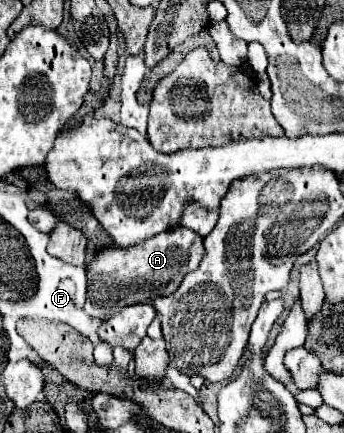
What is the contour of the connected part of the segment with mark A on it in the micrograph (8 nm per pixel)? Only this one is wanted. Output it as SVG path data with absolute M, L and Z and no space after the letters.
M174 228L174 230L166 230L160 236L148 238L146 242L138 242L138 246L130 246L130 248L120 248L120 246L104 246L100 248L94 258L86 264L86 272L88 272L88 298L84 304L84 310L88 314L96 314L98 308L112 308L112 310L120 310L124 306L130 304L144 304L156 296L164 296L164 294L174 294L174 290L178 290L182 278L190 272L196 270L200 264L200 258L204 254L204 242L202 236L198 236L196 232L188 230L188 228Z

